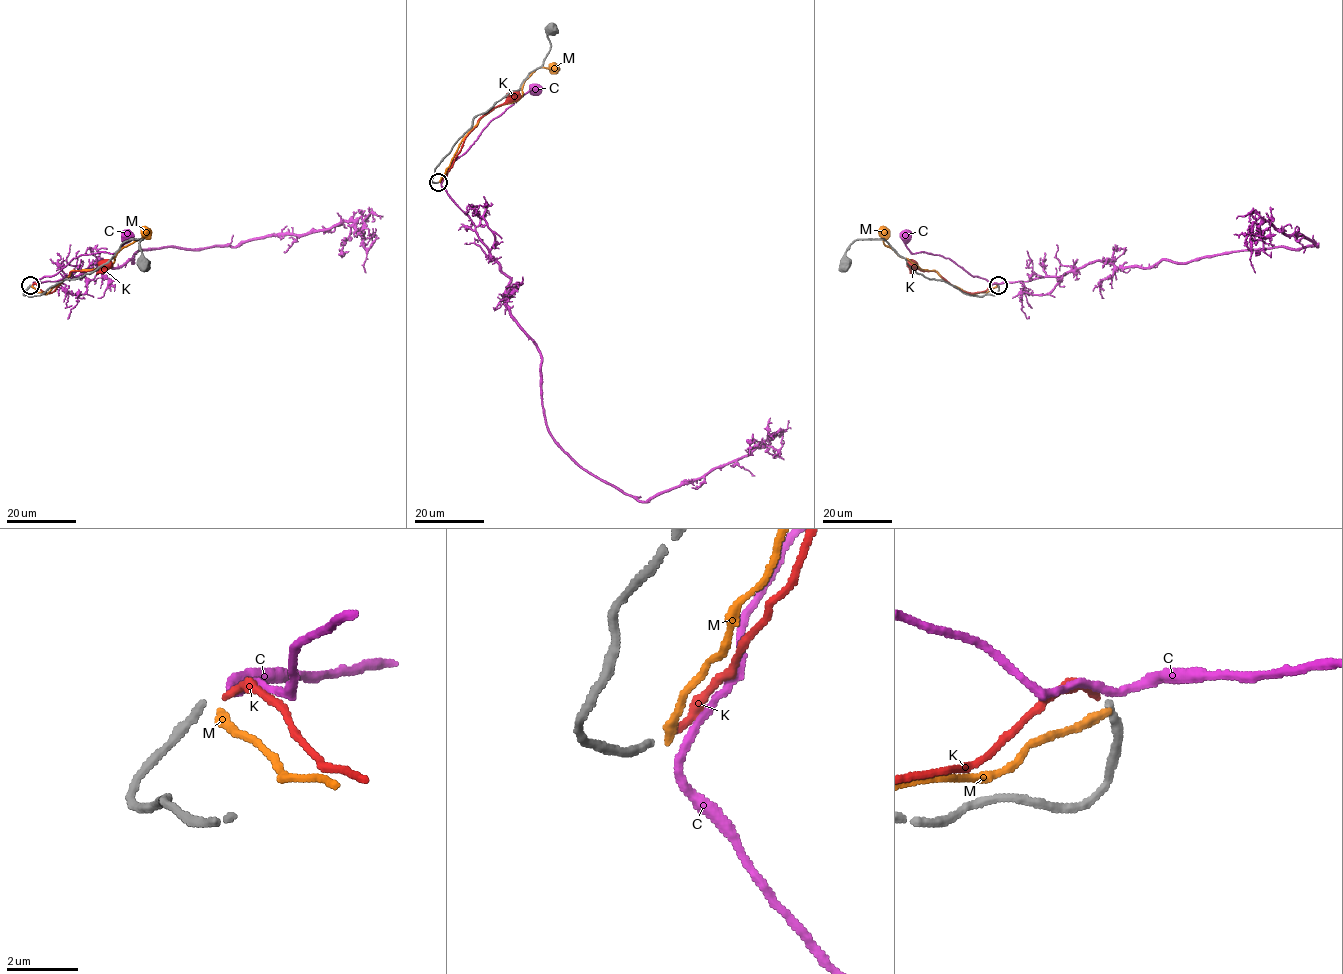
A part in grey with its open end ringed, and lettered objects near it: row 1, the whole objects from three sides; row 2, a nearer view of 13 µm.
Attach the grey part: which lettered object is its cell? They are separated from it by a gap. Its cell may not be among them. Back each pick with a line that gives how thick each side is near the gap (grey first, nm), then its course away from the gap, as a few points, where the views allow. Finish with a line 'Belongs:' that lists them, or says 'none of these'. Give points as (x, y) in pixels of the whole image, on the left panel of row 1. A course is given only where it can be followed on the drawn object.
Belongs: none of these

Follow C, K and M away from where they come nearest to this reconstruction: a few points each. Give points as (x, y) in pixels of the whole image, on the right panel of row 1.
C: (998, 284), (970, 275), (949, 258), (925, 252), (912, 253), (905, 244), (906, 235)
K: (997, 284), (992, 283), (983, 291), (965, 292), (936, 271), (912, 269), (909, 264)
M: (997, 285), (973, 294), (951, 285), (936, 270), (922, 269), (885, 244), (882, 231), (886, 230)

